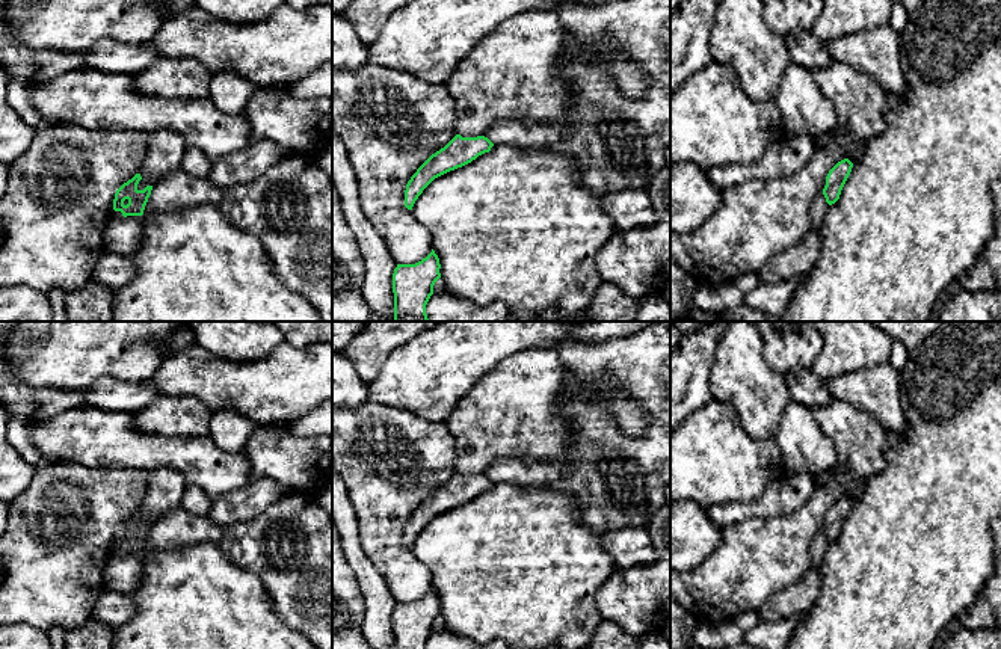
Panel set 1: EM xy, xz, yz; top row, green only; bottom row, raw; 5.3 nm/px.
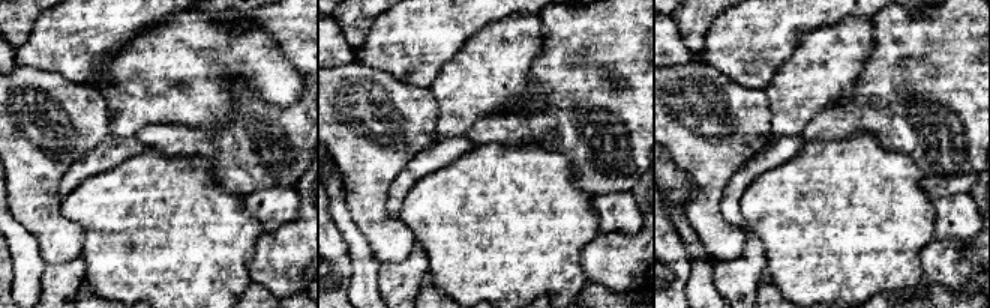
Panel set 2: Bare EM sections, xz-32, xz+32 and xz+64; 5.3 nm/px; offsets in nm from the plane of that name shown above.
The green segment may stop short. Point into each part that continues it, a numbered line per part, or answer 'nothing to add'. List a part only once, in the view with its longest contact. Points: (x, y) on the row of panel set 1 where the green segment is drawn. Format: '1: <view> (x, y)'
nothing to add

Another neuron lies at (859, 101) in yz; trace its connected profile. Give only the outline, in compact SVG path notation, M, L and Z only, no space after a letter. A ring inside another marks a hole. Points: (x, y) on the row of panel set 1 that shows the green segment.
M839 60L812 69L811 74L835 107L836 130L852 139L847 158L858 163L865 145L886 130L883 110L888 94L867 72Z

